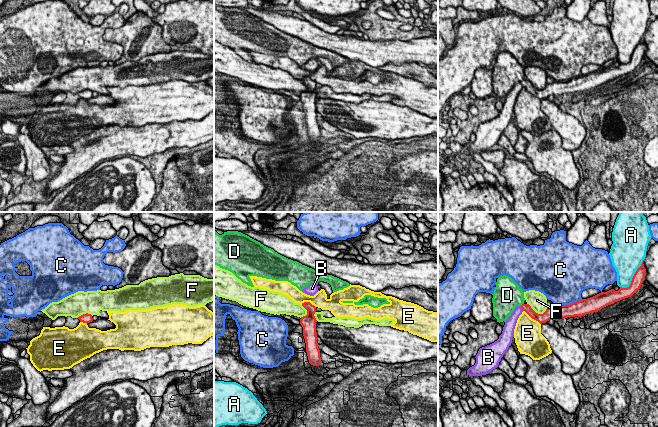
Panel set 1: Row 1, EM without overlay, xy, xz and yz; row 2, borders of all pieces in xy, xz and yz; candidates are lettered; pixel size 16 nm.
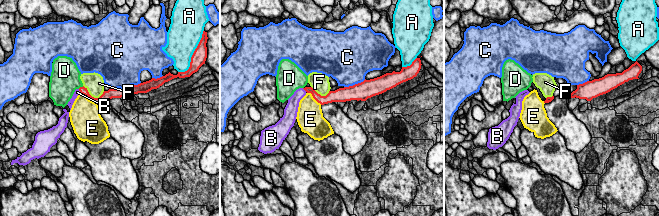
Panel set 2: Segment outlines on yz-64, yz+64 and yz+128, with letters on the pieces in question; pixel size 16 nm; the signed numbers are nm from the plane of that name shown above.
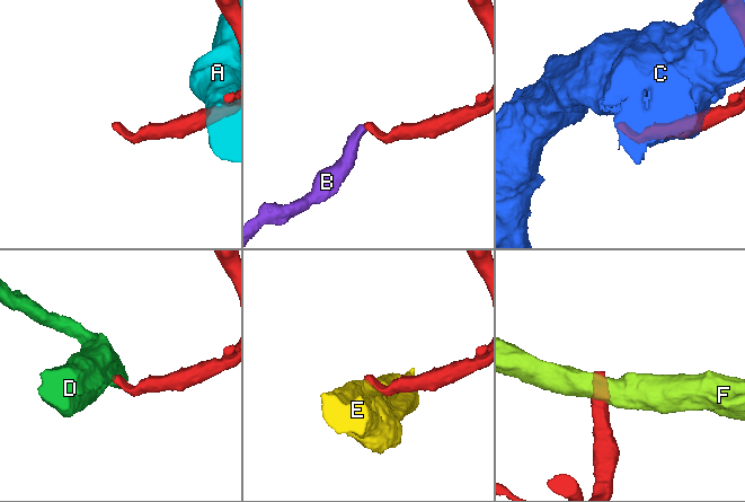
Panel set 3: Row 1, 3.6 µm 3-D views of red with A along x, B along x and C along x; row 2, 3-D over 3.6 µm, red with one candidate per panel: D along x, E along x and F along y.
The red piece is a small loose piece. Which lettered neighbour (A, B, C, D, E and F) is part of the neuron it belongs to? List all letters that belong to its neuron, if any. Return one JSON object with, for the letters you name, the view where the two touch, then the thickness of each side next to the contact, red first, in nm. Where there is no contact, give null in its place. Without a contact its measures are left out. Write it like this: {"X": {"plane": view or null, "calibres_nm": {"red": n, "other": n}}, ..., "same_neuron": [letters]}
{"B": {"plane": "yz", "calibres_nm": {"red": 130, "other": 160}}, "same_neuron": ["B"]}

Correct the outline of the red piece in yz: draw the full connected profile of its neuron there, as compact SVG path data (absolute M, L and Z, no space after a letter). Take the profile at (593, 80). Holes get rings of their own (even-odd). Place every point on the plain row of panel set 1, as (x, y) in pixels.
M642 38L641 42L635 48L630 62L627 64L620 63L618 67L611 65L607 68L599 69L593 73L573 78L570 81L554 81L551 84L547 84L543 90L536 89L529 80L516 82L514 87L505 97L505 101L499 115L494 119L479 125L475 133L476 139L467 146L467 151L469 153L486 151L498 143L501 134L507 128L512 119L517 96L523 87L525 87L532 95L538 97L540 100L546 99L550 95L564 95L575 92L581 94L583 91L598 88L608 81L631 73L640 65L643 57L645 56L645 52L646 45Z

